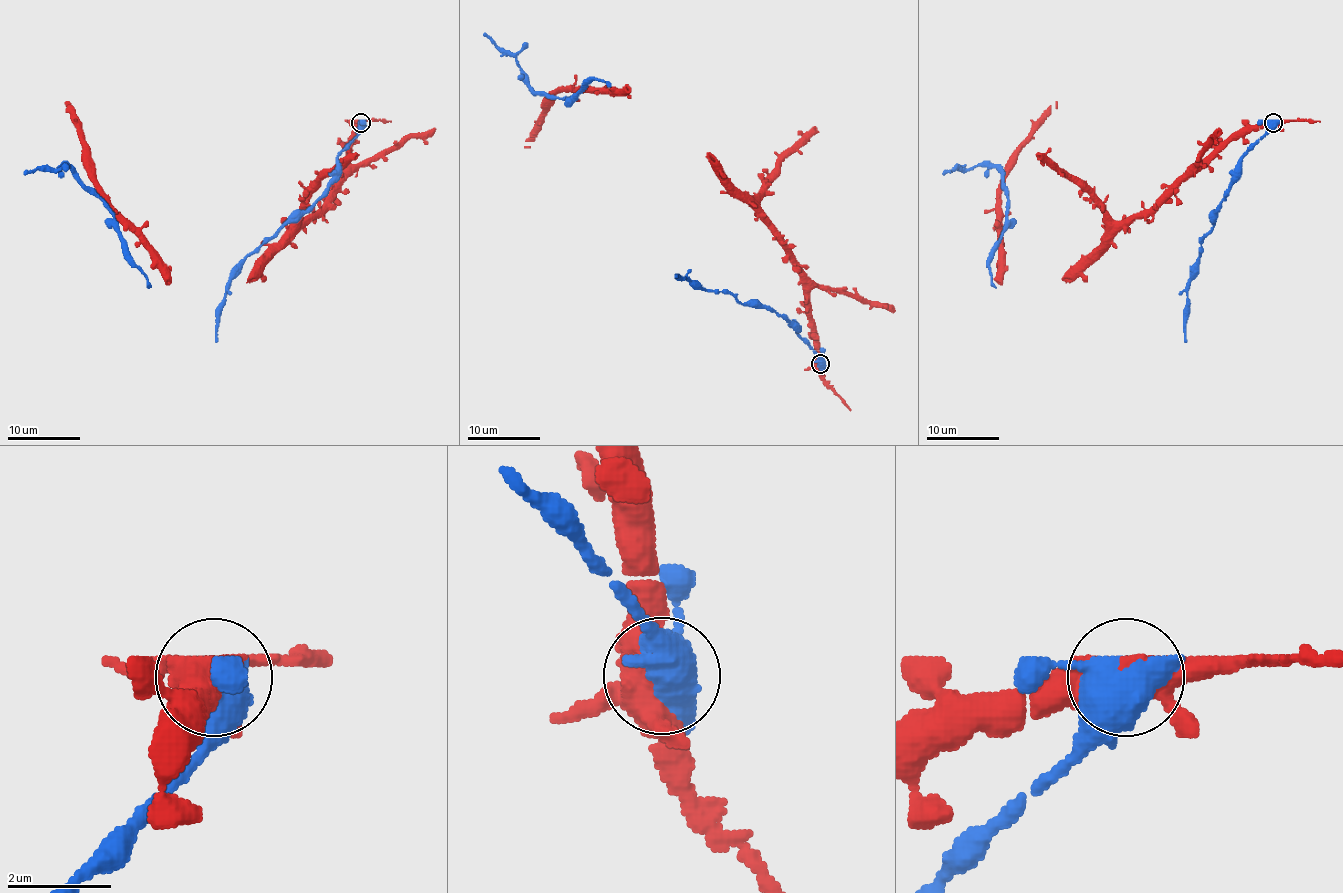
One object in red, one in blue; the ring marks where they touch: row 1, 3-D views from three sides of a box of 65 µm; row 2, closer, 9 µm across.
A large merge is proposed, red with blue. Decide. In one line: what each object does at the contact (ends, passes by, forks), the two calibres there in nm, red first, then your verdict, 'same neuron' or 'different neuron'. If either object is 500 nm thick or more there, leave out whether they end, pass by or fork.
500 nm thick on the red side, 600 nm on the other; different neuron

